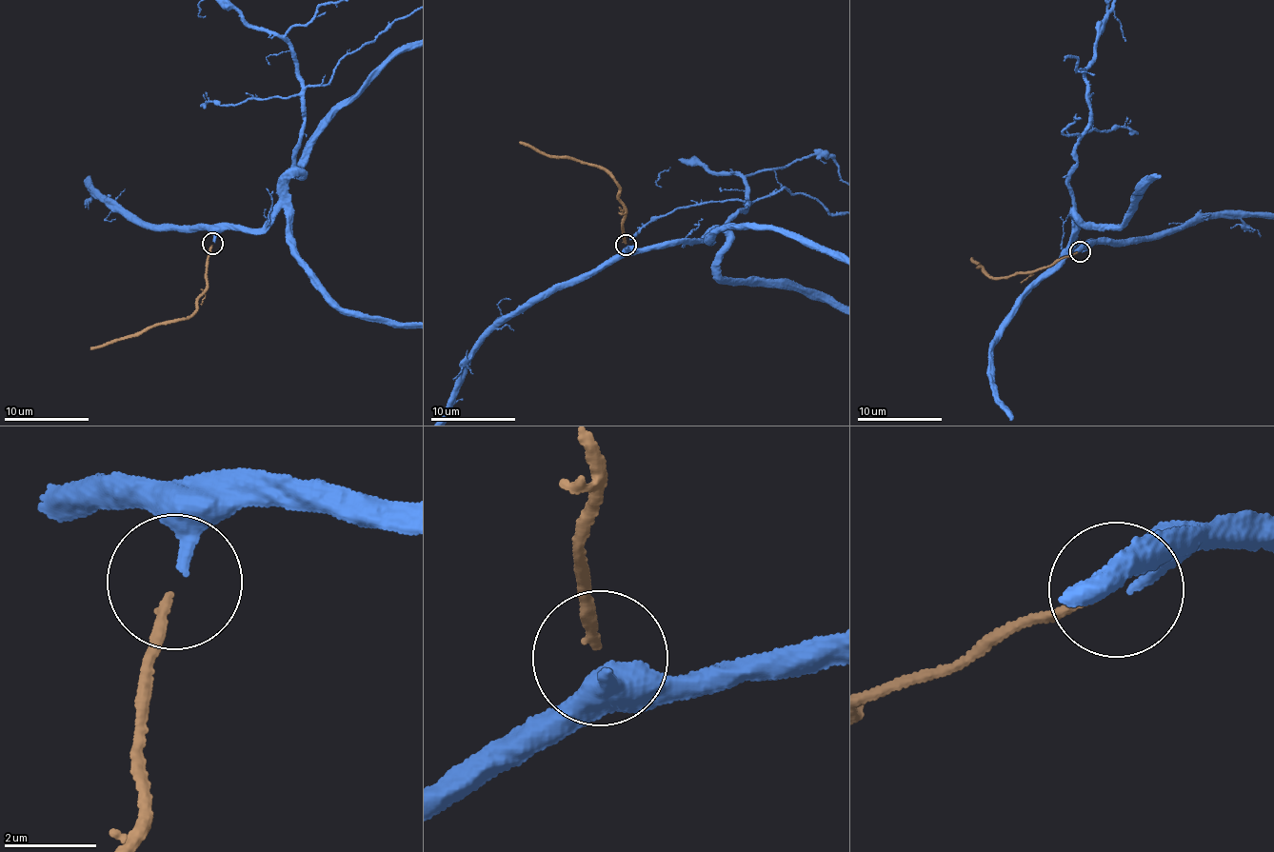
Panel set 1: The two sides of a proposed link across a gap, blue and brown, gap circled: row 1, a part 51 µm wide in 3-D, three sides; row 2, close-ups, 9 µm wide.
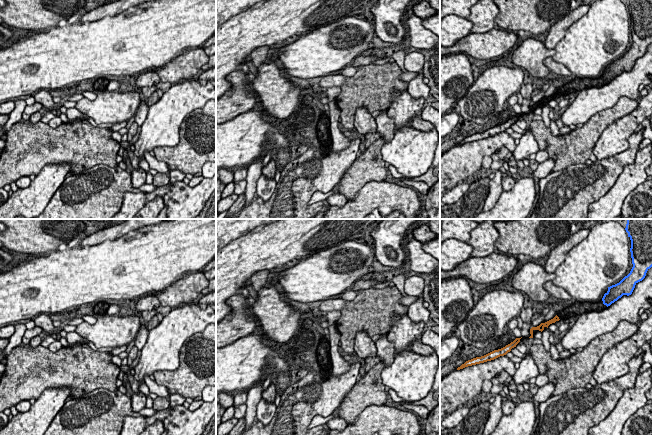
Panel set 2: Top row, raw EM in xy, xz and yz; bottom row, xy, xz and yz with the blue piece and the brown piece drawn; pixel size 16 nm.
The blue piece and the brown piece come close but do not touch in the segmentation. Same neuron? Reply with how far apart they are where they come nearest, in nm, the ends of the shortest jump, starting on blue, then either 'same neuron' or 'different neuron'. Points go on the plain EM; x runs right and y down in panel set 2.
750 nm | yz (603, 79), (559, 95) | same neuron

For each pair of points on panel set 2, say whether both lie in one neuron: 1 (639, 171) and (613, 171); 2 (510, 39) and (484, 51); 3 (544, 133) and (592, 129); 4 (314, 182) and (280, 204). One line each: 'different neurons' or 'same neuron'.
1: different neurons
2: same neuron
3: same neuron
4: same neuron

